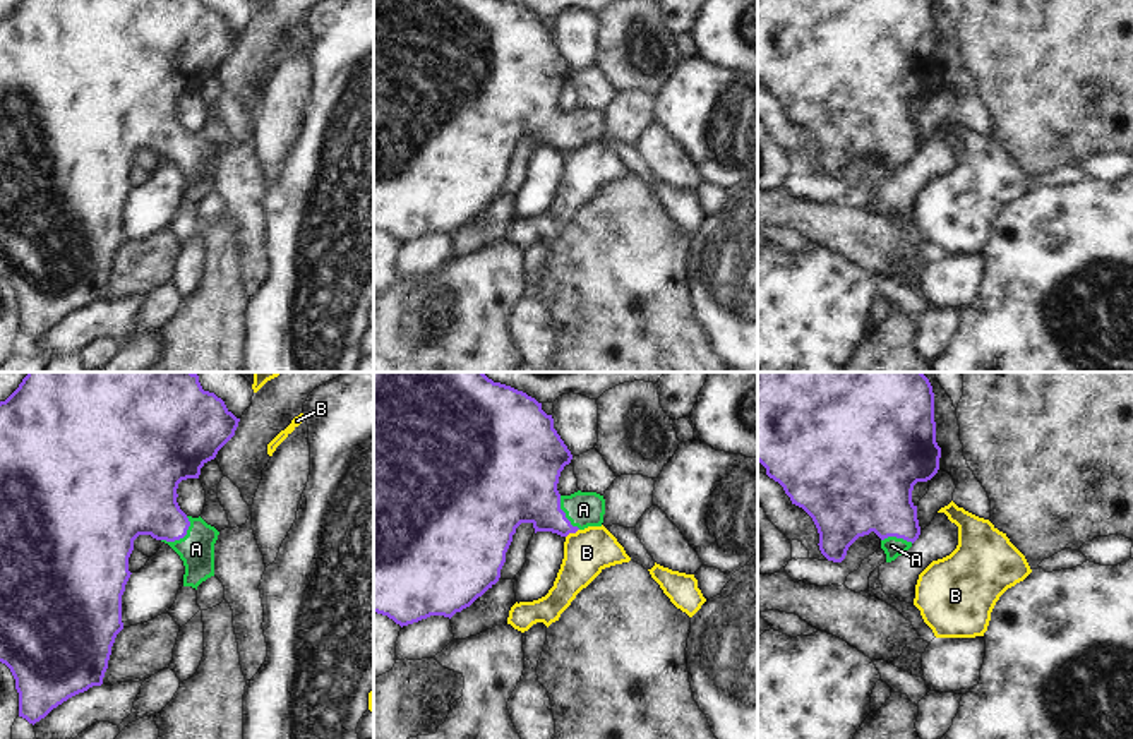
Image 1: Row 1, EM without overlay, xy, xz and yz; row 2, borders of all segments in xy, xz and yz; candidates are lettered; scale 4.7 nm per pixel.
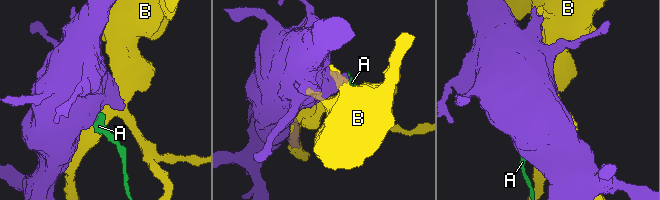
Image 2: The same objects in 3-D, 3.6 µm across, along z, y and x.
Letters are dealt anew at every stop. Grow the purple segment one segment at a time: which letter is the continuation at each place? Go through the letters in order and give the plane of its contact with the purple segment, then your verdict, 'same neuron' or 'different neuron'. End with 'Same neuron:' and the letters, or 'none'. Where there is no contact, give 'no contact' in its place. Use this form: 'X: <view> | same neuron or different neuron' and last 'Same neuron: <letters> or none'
A: xy | same neuron
B: xz | different neuron
Same neuron: A

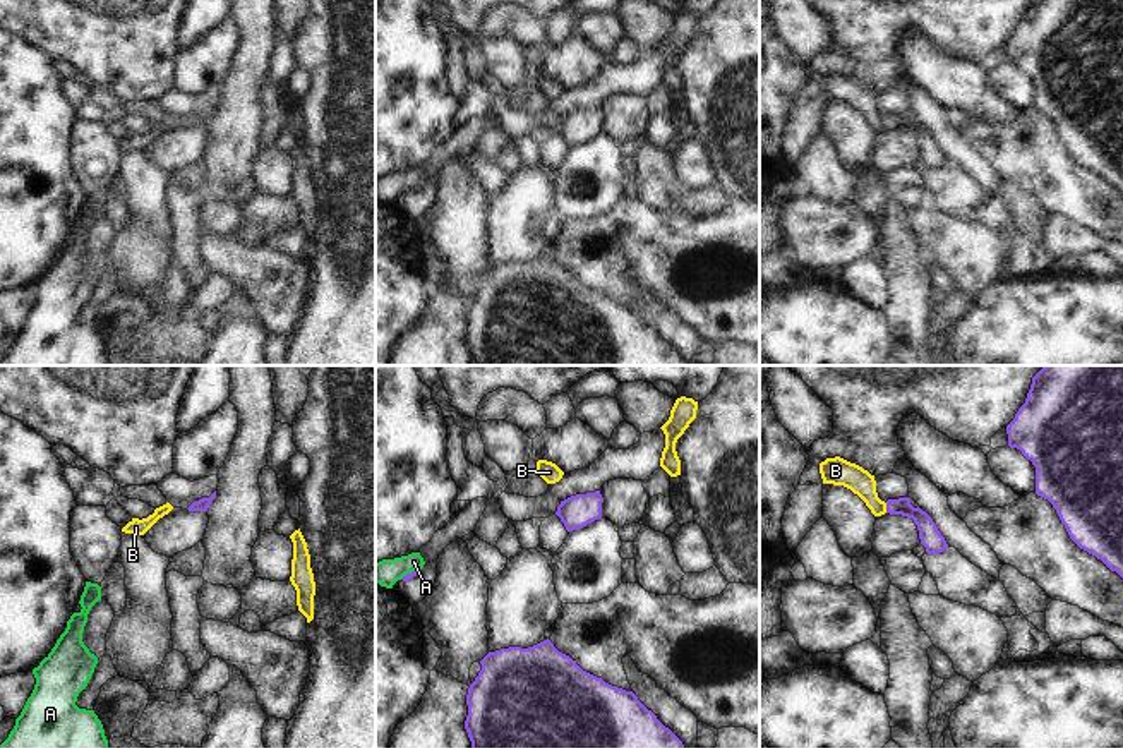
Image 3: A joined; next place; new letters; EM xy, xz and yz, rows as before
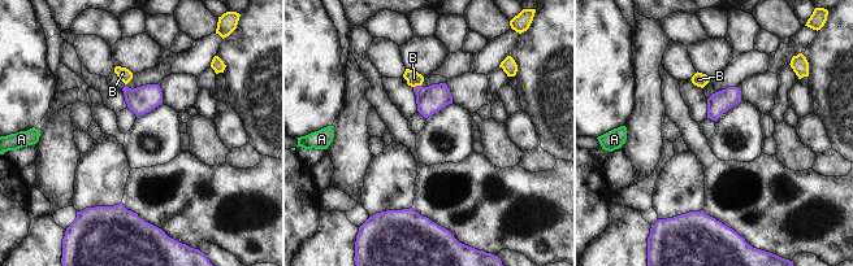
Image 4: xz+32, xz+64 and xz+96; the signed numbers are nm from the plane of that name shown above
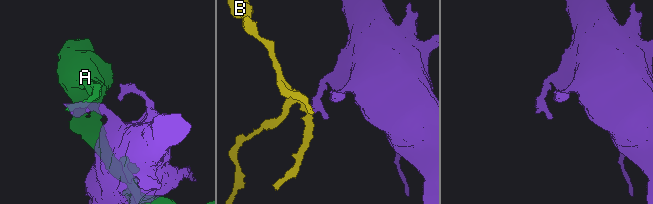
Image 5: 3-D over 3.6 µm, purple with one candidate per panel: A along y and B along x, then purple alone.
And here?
A: xz | different neuron
B: yz | different neuron
Same neuron: none

